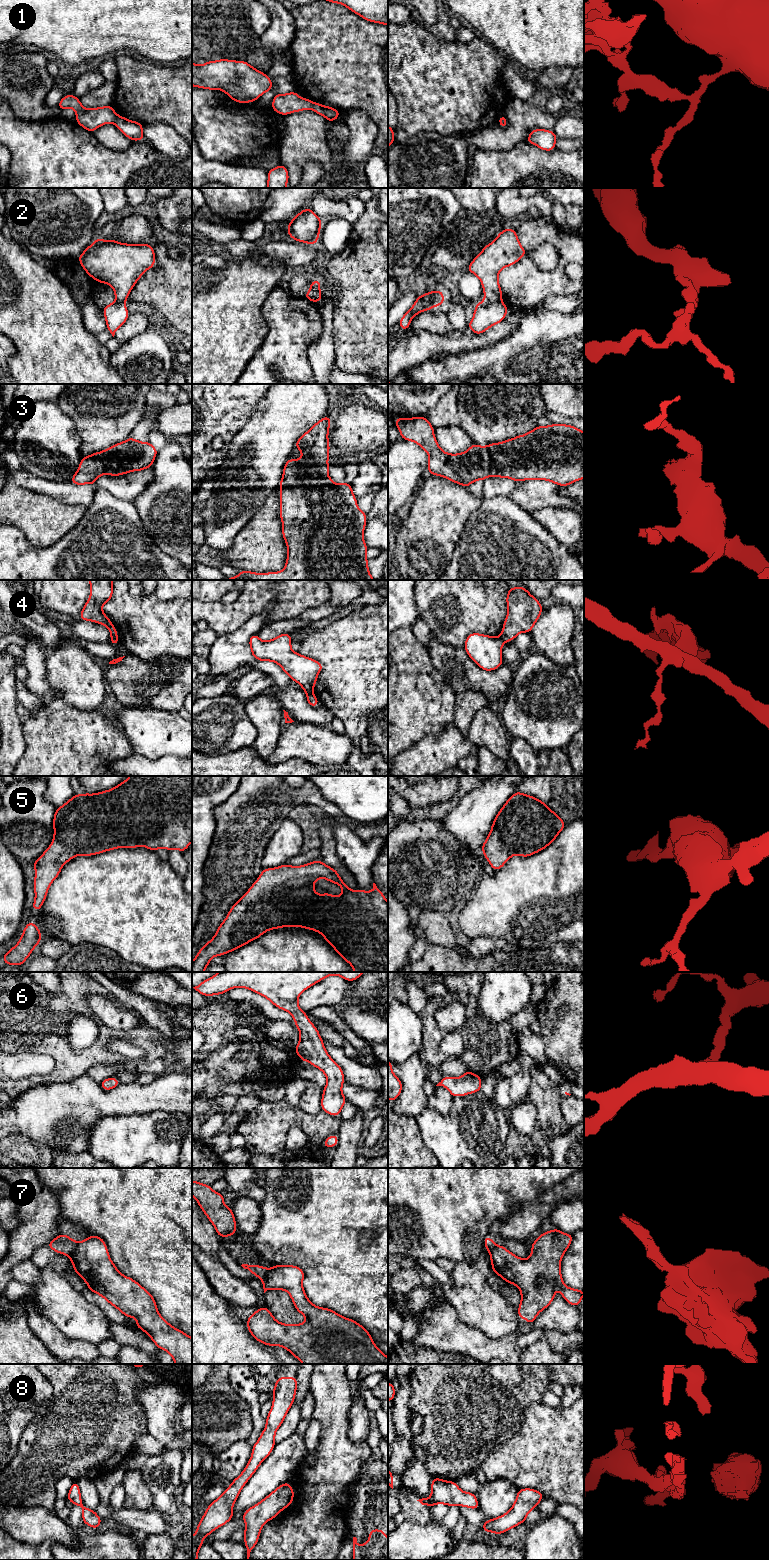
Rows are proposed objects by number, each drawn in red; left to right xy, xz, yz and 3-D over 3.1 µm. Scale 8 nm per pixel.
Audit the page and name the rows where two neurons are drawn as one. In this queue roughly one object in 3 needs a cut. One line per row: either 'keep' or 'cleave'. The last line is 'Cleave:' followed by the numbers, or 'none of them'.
1: cleave
2: cleave
3: keep
4: cleave
5: keep
6: keep
7: cleave
8: keep
Cleave: 1, 2, 4, 7

